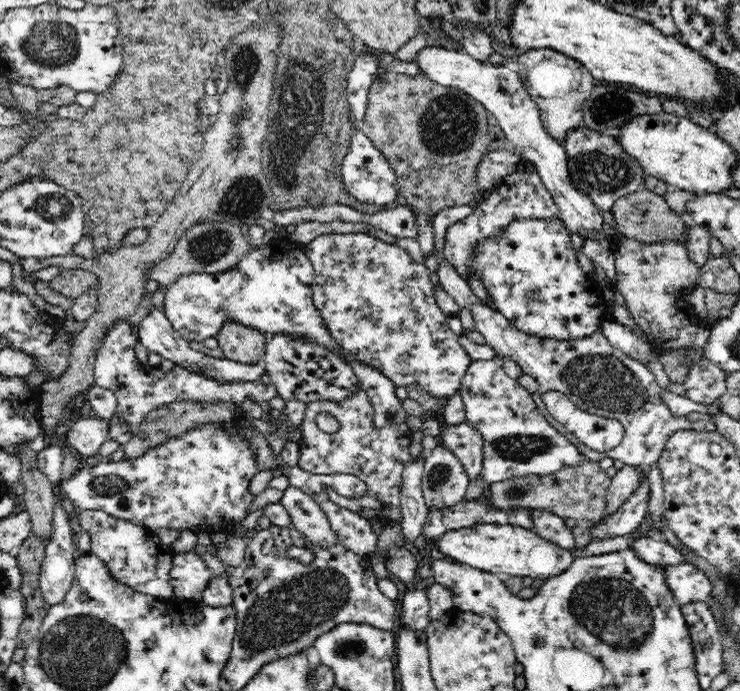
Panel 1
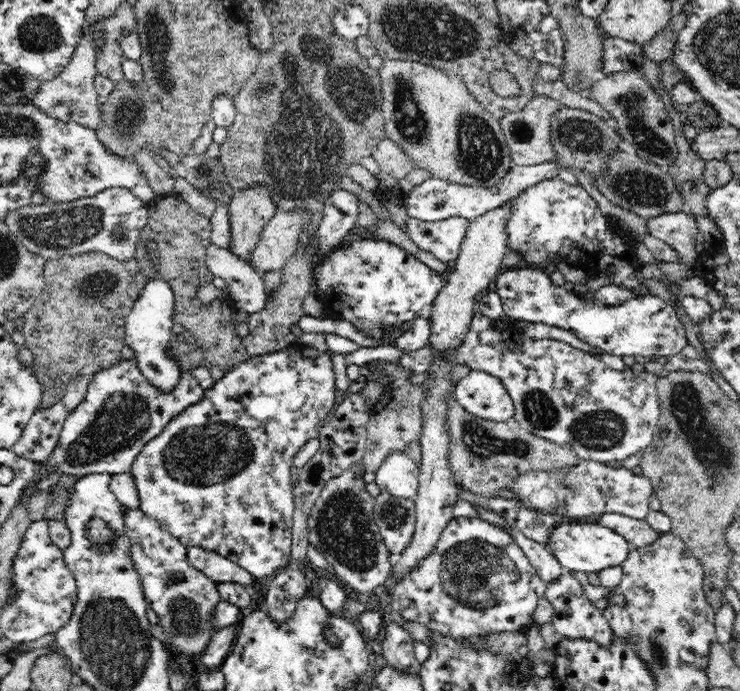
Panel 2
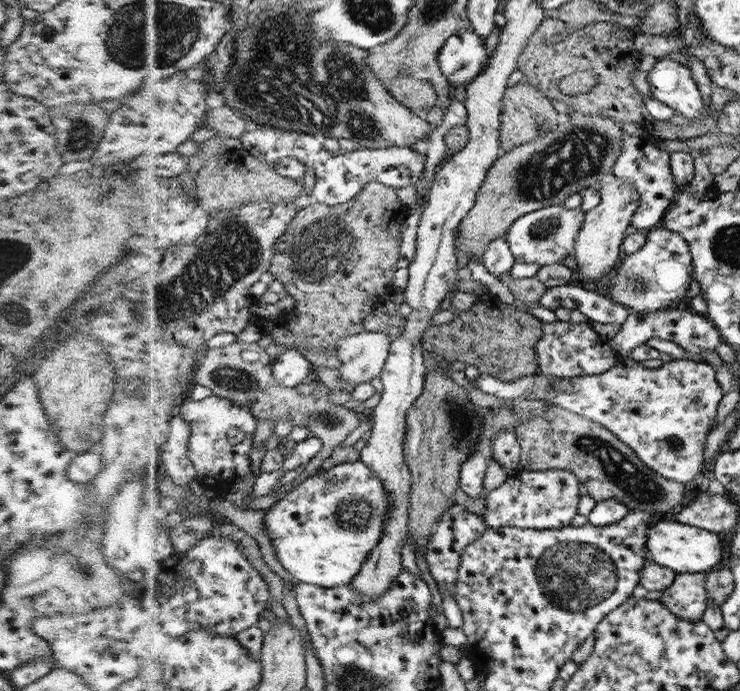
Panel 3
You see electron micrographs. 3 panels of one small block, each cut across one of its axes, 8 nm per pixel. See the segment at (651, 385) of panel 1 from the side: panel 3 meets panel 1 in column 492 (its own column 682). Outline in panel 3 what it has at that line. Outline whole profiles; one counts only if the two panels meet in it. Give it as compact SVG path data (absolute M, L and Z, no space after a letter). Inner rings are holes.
M684 307L669 308L668 310L663 310L663 312L655 312L655 314L630 311L621 329L613 336L610 342L619 356L629 361L631 350L634 350L640 344L646 343L650 338L660 338L660 340L673 342L684 349L689 358L702 363L706 362L704 360L704 350L712 350L714 352L723 343L721 332L706 315L693 314Z

